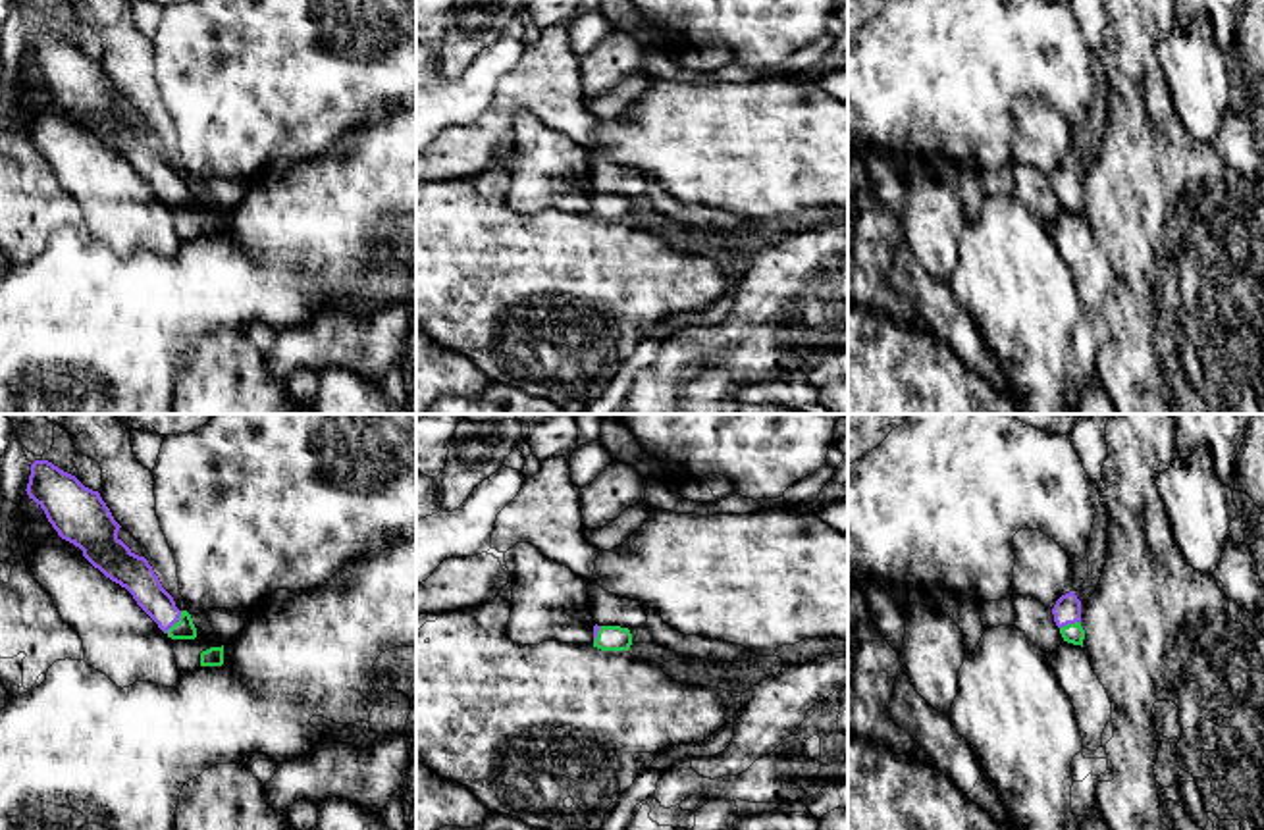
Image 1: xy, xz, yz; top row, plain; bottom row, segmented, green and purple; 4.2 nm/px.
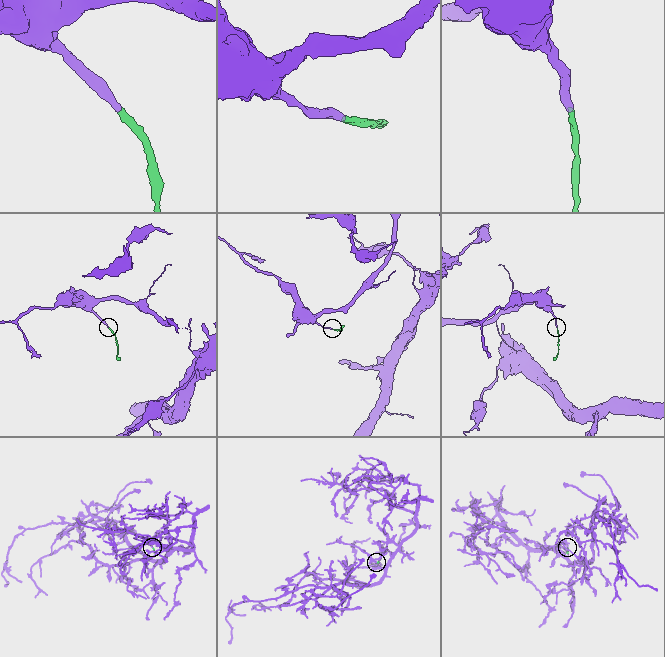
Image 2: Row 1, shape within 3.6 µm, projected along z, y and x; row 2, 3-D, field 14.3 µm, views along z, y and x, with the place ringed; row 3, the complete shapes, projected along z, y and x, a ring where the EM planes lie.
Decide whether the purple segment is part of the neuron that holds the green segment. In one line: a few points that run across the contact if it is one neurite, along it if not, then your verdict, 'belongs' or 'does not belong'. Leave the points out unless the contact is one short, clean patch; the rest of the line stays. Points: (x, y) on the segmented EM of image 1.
line xy (184, 628), (176, 622), (137, 576); belongs

